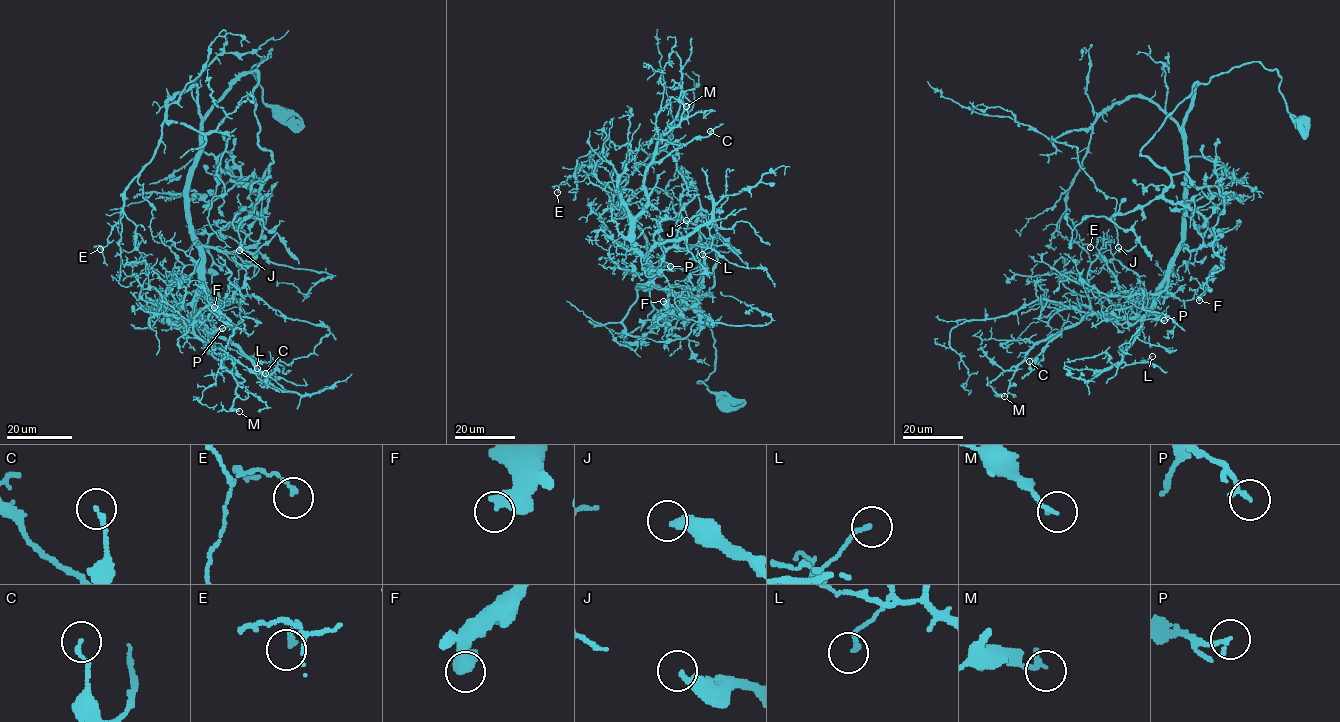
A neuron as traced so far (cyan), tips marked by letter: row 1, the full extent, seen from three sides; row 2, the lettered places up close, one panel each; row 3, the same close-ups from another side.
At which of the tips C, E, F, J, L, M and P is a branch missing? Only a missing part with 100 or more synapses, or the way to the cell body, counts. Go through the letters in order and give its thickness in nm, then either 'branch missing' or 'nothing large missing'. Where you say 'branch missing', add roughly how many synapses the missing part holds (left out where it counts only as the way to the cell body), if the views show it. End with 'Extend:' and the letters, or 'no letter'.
C: calibre 160 nm; nothing large missing
E: calibre 160 nm; nothing large missing
F: calibre 440 nm; nothing large missing
J: calibre 320 nm; nothing large missing
L: calibre 160 nm; nothing large missing
M: calibre 160 nm; nothing large missing
P: calibre 200 nm; nothing large missing
Extend: no letter

